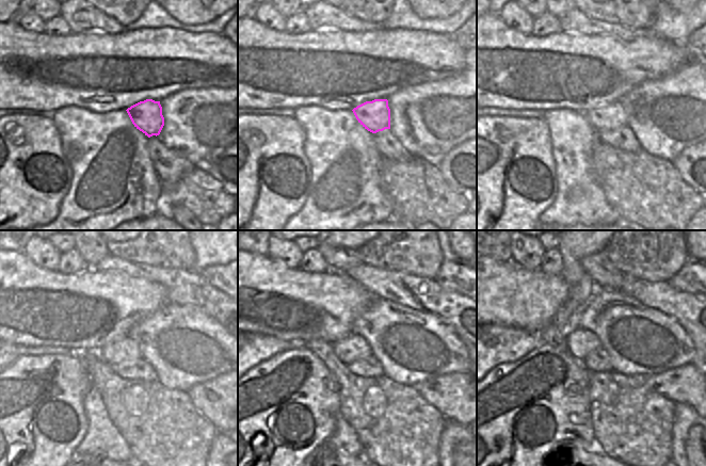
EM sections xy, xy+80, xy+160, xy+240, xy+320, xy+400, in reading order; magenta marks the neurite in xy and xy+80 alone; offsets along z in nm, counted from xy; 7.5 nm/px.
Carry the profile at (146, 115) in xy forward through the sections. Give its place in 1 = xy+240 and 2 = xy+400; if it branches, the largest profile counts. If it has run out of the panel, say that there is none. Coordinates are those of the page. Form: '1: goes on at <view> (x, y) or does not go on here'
1: goes on at xy+240 (123, 352)
2: goes on at xy+400 (579, 342)

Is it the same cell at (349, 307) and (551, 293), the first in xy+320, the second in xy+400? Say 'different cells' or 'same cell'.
same cell

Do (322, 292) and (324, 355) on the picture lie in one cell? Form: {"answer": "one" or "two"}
{"answer": "two"}

